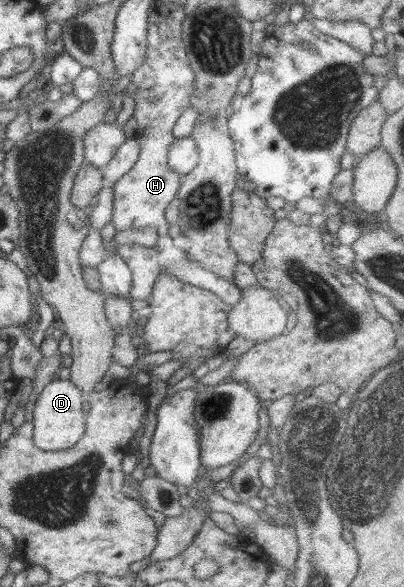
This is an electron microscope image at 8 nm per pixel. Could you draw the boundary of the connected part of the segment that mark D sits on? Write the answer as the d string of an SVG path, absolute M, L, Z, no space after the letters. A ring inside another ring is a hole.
M54 379L44 386L33 409L32 438L44 451L60 451L72 447L85 432L82 402L85 396L70 380Z

